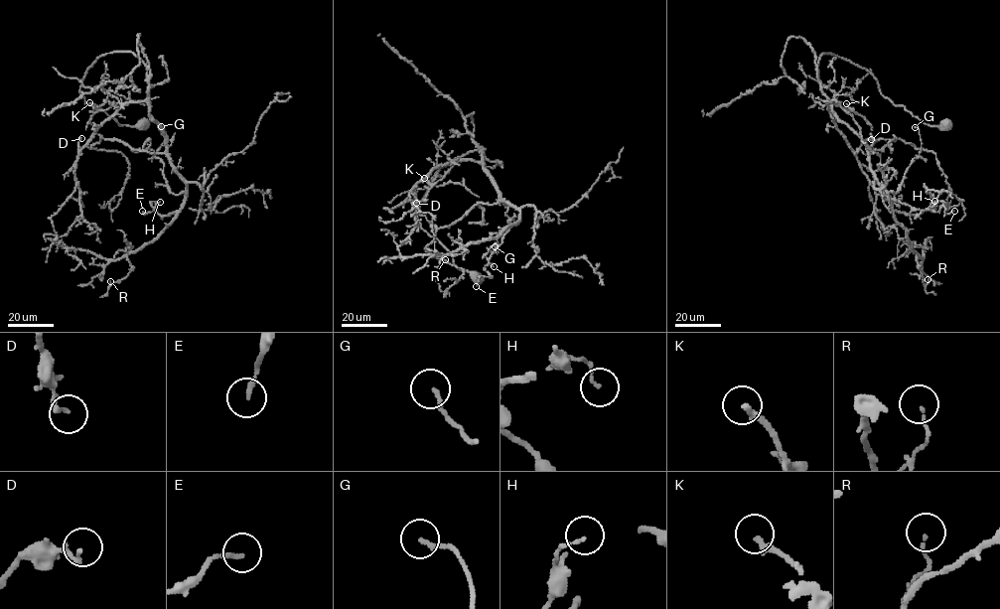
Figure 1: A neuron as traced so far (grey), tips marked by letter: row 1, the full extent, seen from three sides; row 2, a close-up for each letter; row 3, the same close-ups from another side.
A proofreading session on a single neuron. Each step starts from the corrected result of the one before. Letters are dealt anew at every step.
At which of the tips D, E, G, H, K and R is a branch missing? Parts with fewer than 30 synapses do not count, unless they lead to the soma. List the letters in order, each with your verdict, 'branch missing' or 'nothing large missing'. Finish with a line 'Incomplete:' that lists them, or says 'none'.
D: nothing large missing
E: nothing large missing
G: nothing large missing
H: nothing large missing
K: nothing large missing
R: nothing large missing
Incomplete: none

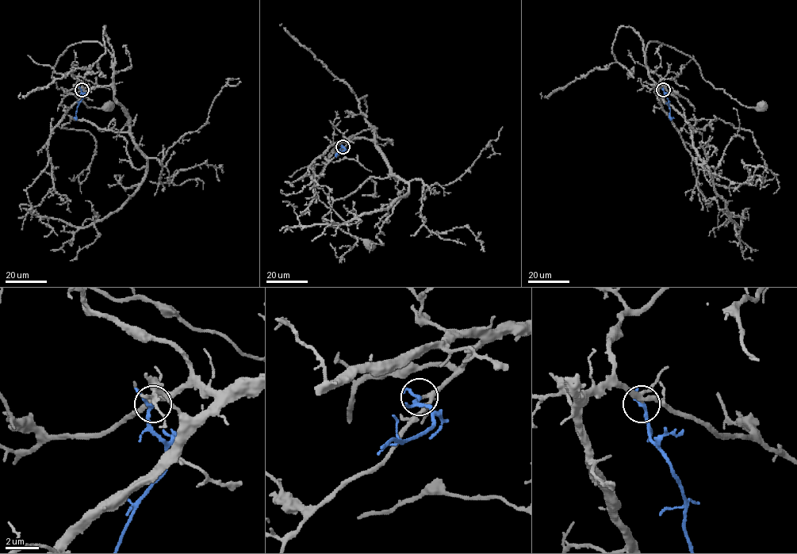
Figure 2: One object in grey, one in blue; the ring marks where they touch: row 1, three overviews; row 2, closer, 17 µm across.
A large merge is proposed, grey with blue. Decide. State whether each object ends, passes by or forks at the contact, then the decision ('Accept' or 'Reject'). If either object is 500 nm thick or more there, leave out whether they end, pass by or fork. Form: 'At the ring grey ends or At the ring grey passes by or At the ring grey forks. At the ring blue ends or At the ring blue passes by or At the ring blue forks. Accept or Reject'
At the ring grey passes by. At the ring blue passes by. Accept

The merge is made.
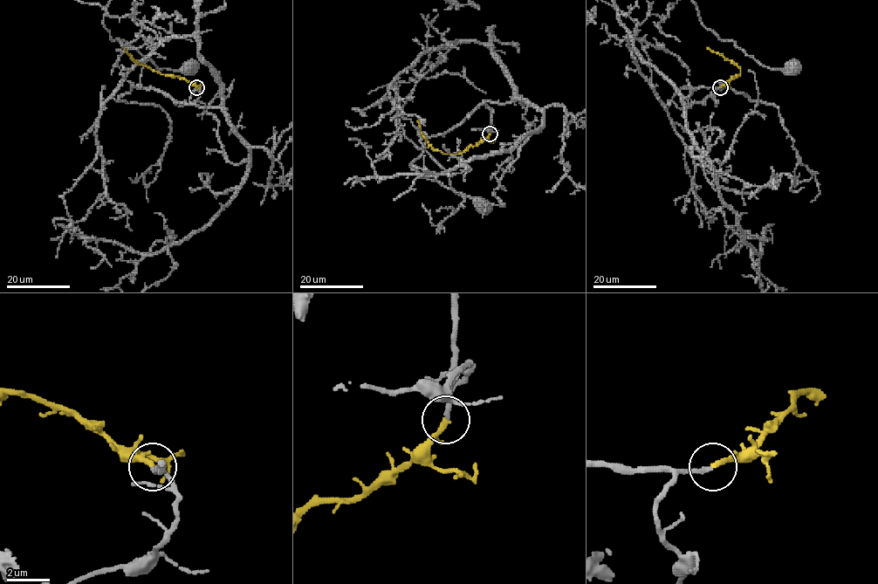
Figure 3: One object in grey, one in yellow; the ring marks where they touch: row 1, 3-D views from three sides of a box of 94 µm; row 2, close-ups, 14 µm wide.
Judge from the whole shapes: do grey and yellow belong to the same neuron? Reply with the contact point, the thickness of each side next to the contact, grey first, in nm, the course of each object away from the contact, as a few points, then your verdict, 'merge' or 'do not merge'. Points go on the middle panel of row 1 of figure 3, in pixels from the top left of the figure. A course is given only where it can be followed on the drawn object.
place (490, 133); calibres 200 and 240 nm; course grey (490, 133), (483, 102), (509, 102), (514, 84), (487, 26), (433, 52), (396, 113), (451, 188), (482, 204); course yellow (490, 133), (463, 152), (443, 154), (423, 137), (416, 120); merge

